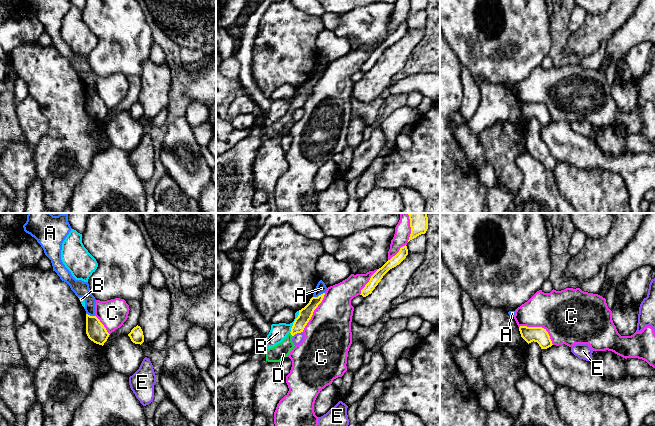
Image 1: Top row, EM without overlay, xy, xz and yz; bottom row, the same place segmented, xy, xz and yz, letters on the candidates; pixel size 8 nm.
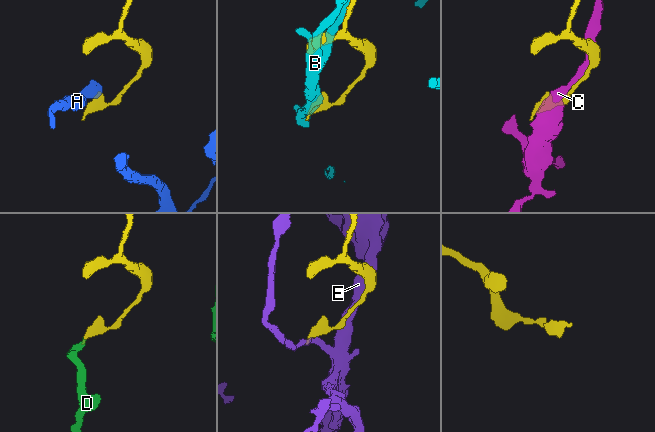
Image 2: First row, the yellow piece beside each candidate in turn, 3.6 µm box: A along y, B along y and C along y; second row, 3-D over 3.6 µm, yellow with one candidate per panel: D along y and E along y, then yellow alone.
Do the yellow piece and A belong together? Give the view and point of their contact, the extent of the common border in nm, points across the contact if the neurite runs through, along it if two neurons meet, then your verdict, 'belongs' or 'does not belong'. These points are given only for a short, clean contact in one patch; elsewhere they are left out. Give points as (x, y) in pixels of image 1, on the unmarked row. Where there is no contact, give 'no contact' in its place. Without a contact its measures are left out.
meets yellow in xz at (319, 71); contact 100 nm long; border along xz (324, 68), (313, 73); does not belong

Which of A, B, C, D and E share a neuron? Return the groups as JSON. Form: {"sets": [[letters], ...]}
{"sets": [["A"], ["B"], ["C"], ["D"], ["E"]]}

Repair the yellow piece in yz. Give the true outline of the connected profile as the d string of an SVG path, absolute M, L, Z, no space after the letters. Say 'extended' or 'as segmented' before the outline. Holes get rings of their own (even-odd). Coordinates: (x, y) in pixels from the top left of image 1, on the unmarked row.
as segmented; M520 102L519 107L528 120L533 117L537 118L541 125L547 125L553 121L548 108L542 103Z

